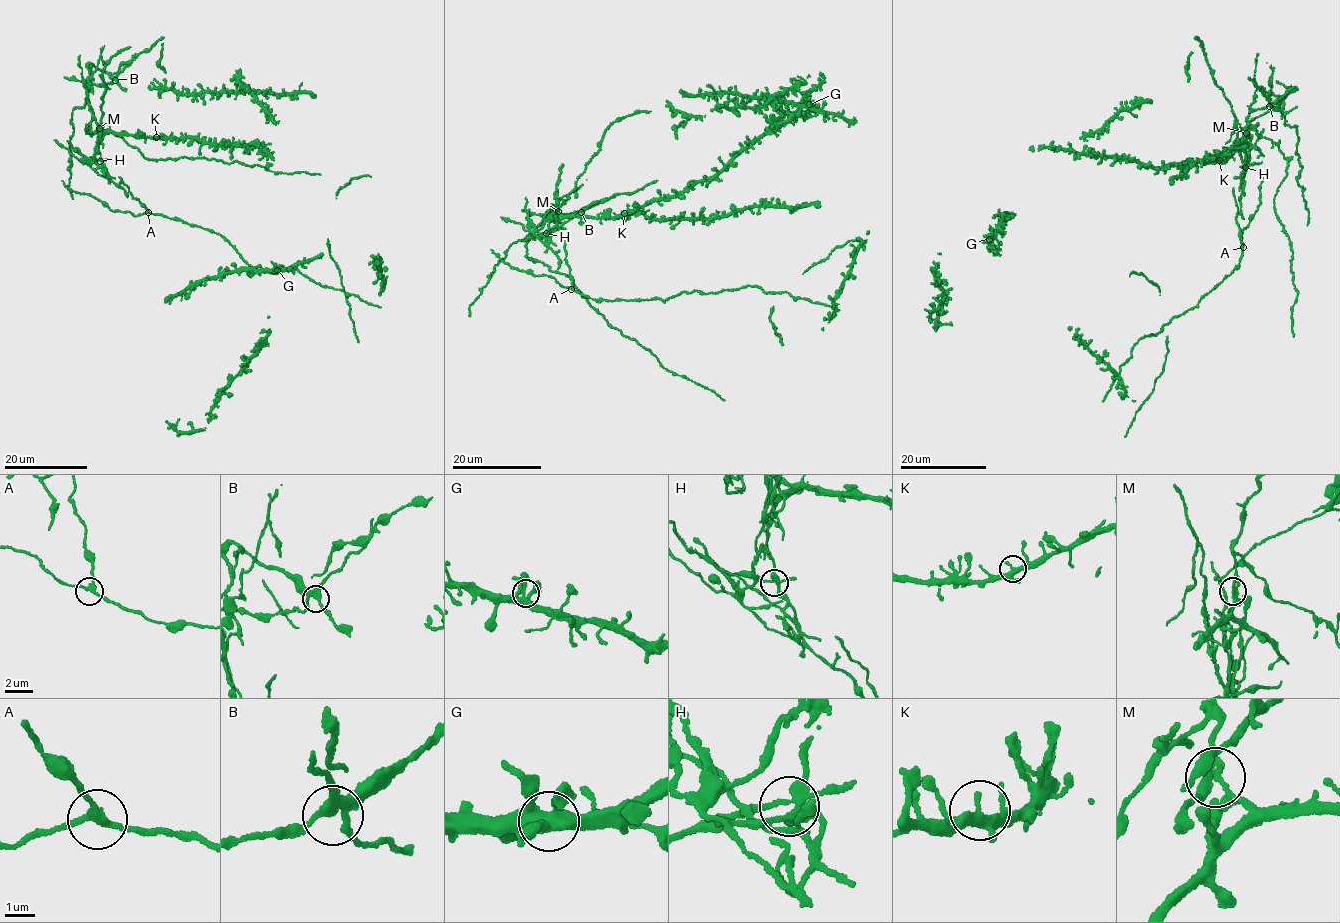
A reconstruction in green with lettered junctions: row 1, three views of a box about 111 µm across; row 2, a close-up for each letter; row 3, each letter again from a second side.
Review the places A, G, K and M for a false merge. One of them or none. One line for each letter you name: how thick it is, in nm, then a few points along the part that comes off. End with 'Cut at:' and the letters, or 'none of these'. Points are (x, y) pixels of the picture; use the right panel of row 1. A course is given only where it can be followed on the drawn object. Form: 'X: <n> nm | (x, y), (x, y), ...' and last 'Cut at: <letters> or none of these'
M: 260 nm | (1246, 133), (1246, 121), (1288, 160), (1274, 205), (1293, 253), (1290, 271), (1298, 294), (1291, 311), (1293, 337)
Cut at: M

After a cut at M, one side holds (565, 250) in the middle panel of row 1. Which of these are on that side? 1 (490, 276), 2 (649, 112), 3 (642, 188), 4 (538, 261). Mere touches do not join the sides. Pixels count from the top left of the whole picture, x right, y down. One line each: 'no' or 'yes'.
1: no
2: no
3: no
4: no

